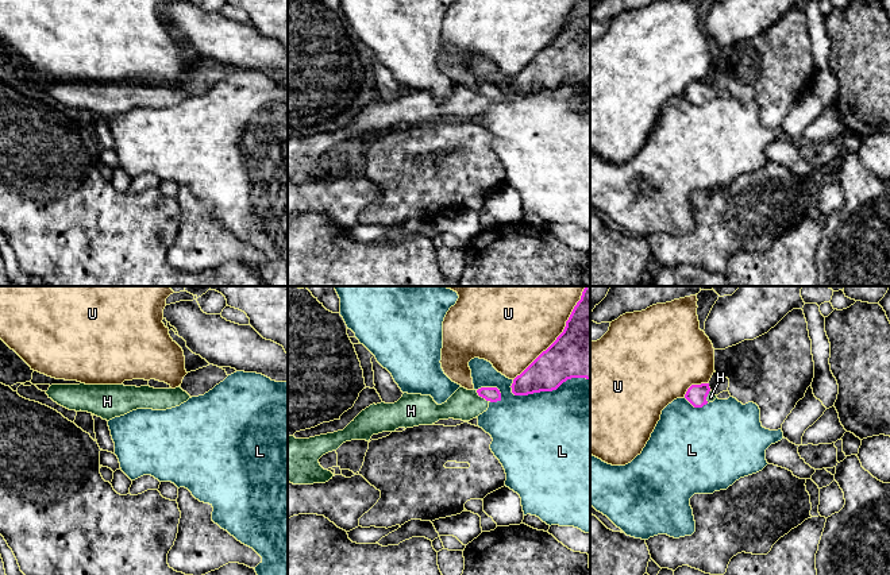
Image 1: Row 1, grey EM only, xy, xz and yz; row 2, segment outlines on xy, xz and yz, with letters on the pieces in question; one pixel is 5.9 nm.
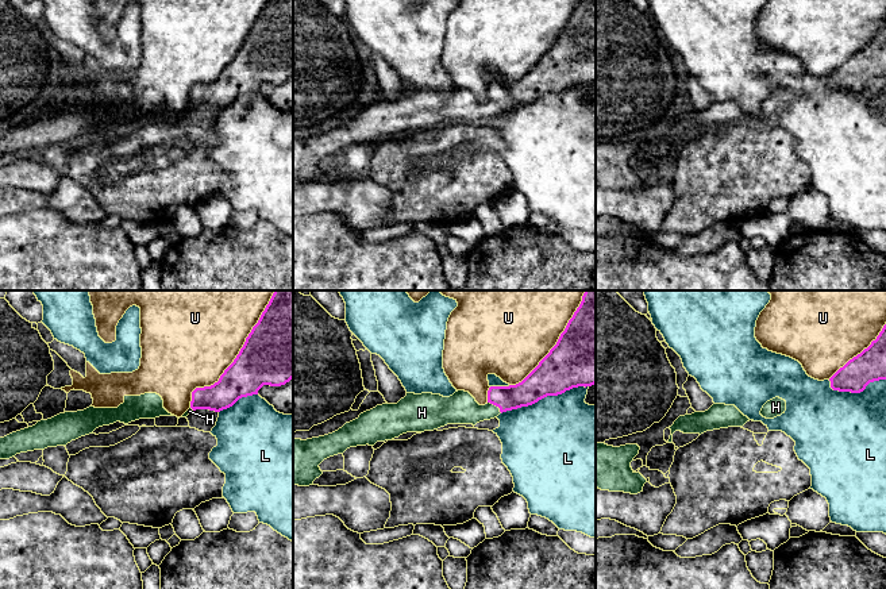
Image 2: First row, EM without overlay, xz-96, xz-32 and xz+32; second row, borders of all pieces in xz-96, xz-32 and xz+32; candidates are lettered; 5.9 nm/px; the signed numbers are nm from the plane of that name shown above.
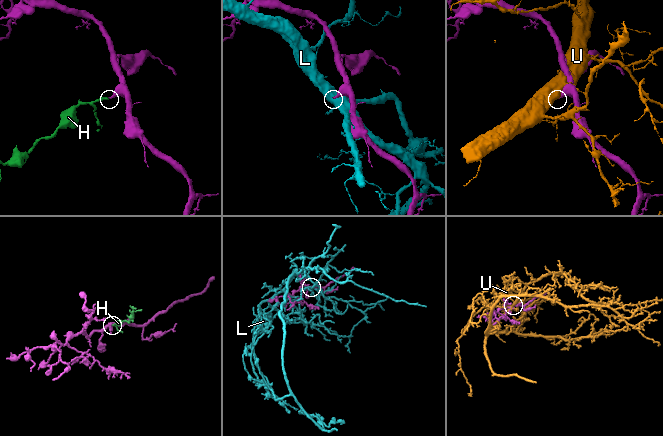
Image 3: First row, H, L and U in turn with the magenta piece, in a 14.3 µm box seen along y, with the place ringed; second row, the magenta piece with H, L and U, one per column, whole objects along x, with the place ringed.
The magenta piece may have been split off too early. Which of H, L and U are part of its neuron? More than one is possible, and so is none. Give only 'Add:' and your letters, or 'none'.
Add: H

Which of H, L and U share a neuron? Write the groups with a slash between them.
H / L / U

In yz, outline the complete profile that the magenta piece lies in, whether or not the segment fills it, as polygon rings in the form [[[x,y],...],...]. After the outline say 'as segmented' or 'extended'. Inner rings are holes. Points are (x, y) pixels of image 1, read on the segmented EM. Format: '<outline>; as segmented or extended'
[[[709,383],[691,385],[685,398],[694,406],[702,408],[704,405],[713,402],[717,395],[710,390]]]; extended

